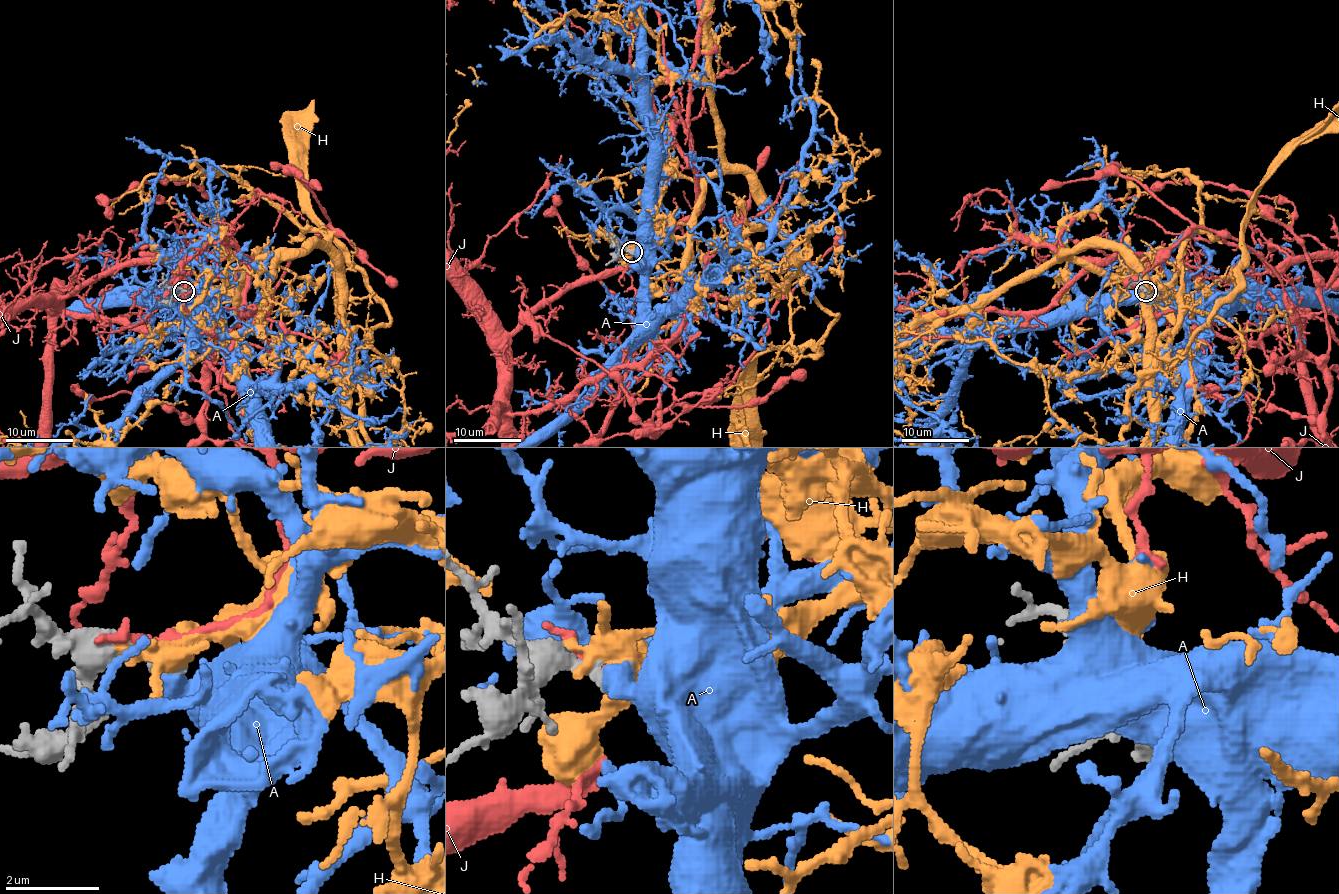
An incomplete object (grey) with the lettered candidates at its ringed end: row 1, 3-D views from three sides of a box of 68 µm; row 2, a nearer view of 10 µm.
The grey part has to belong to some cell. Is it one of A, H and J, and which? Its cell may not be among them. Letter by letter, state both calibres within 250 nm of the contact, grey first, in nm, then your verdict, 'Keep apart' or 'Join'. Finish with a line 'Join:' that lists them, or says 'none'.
A: Thickness 480 nm (grey) against 550 nm. Join
H: Thickness 550 nm (grey) against 400 nm. Keep apart
J: Thickness 340 nm (grey) against 240 nm. Keep apart
Join: A

